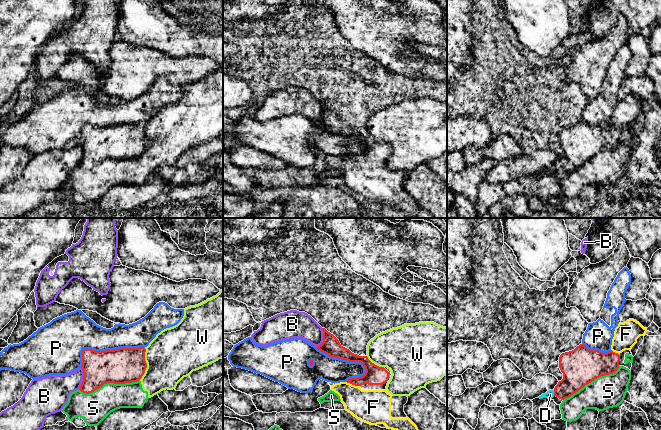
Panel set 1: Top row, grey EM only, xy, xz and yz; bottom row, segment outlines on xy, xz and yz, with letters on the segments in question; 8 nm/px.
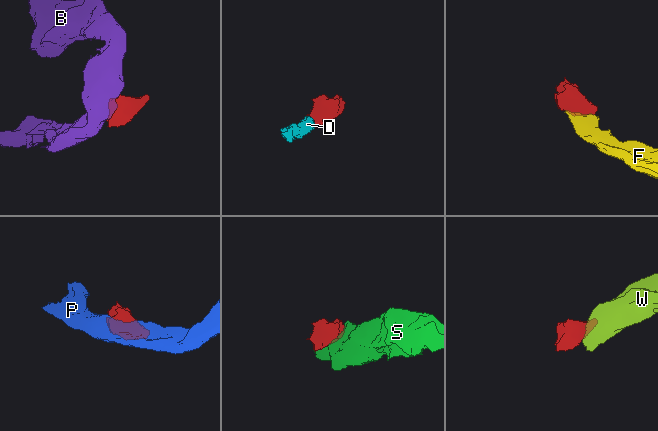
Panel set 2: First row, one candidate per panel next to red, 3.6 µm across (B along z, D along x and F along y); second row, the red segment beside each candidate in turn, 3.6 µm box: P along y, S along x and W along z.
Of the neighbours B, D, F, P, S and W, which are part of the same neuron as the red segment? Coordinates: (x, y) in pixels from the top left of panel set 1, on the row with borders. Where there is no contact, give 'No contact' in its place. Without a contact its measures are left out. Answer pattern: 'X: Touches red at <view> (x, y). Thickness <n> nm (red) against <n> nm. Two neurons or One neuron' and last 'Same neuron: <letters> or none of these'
B: Touches red at xy (83, 378). Thickness 280 nm (red) against 240 nm. Two neurons
D: Touches red at yz (554, 393). Thickness 240 nm (red) against 60 nm. One neuron
F: Touches red at xz (352, 384). Thickness 160 nm (red) against 280 nm. One neuron
P: Touches red at xy (106, 350). Thickness 280 nm (red) against 260 nm. Two neurons
S: Touches red at xy (108, 382). Thickness 280 nm (red) against 240 nm. Two neurons
W: Touches red at xy (146, 364). Thickness 280 nm (red) against 400 nm. Two neurons
Same neuron: D, F

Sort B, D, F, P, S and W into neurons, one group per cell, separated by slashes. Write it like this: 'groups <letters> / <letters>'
groups B / D F / P / S W

